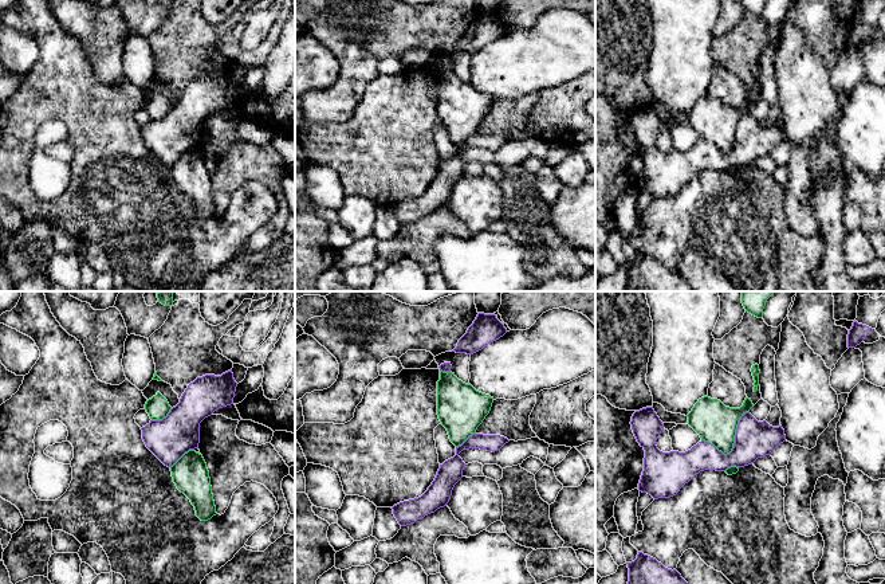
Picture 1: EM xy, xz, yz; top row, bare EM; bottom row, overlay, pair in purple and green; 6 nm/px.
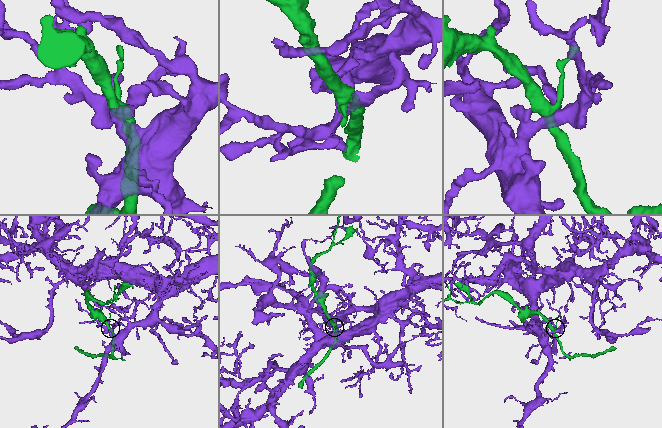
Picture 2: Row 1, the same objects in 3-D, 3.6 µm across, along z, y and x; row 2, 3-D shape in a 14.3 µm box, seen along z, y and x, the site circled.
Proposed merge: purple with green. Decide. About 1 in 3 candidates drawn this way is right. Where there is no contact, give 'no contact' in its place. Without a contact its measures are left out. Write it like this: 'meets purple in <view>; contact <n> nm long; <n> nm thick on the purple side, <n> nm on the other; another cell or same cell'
meets purple in yz; contact 340 nm long; 220 nm thick on the purple side, 240 nm on the other; another cell

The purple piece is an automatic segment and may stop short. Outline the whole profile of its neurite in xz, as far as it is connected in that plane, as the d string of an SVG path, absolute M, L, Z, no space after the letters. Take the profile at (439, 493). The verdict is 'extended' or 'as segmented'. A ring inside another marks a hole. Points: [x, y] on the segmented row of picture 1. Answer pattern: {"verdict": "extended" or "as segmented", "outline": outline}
{"verdict": "as segmented", "outline": "M473 434L461 446L456 447L456 455L442 465L428 490L418 498L394 505L393 514L401 526L414 524L417 520L447 506L455 485L463 478L465 463L459 456L463 450L480 448L497 451L510 440L500 435Z"}

